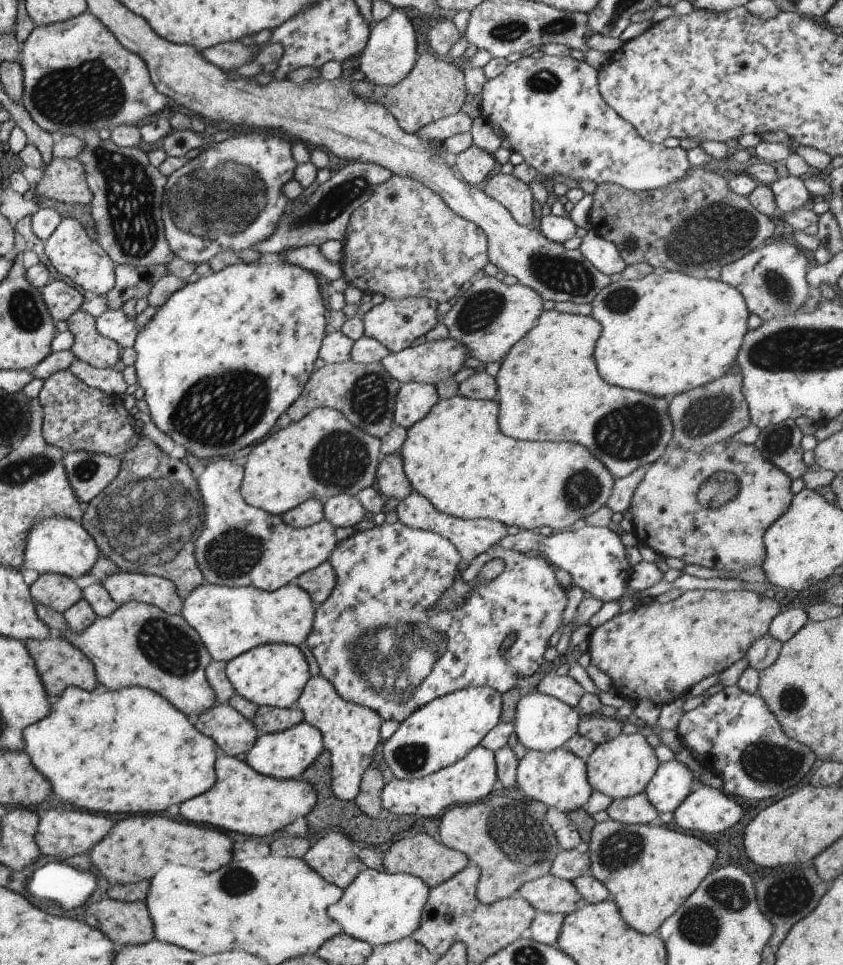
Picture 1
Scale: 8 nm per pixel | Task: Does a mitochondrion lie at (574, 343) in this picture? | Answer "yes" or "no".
no

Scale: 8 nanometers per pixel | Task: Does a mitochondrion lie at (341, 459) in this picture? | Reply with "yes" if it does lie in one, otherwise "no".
yes

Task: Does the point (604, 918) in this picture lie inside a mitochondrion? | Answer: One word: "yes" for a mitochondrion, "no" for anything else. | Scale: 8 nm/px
no

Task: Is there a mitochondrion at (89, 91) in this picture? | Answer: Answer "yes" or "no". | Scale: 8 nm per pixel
yes

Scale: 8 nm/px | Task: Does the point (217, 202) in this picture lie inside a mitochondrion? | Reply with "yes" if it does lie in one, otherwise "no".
yes

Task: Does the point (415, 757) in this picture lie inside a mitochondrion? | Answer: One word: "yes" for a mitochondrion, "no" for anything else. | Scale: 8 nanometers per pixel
yes

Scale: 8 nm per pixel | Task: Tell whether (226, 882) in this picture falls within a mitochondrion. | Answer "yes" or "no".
yes

